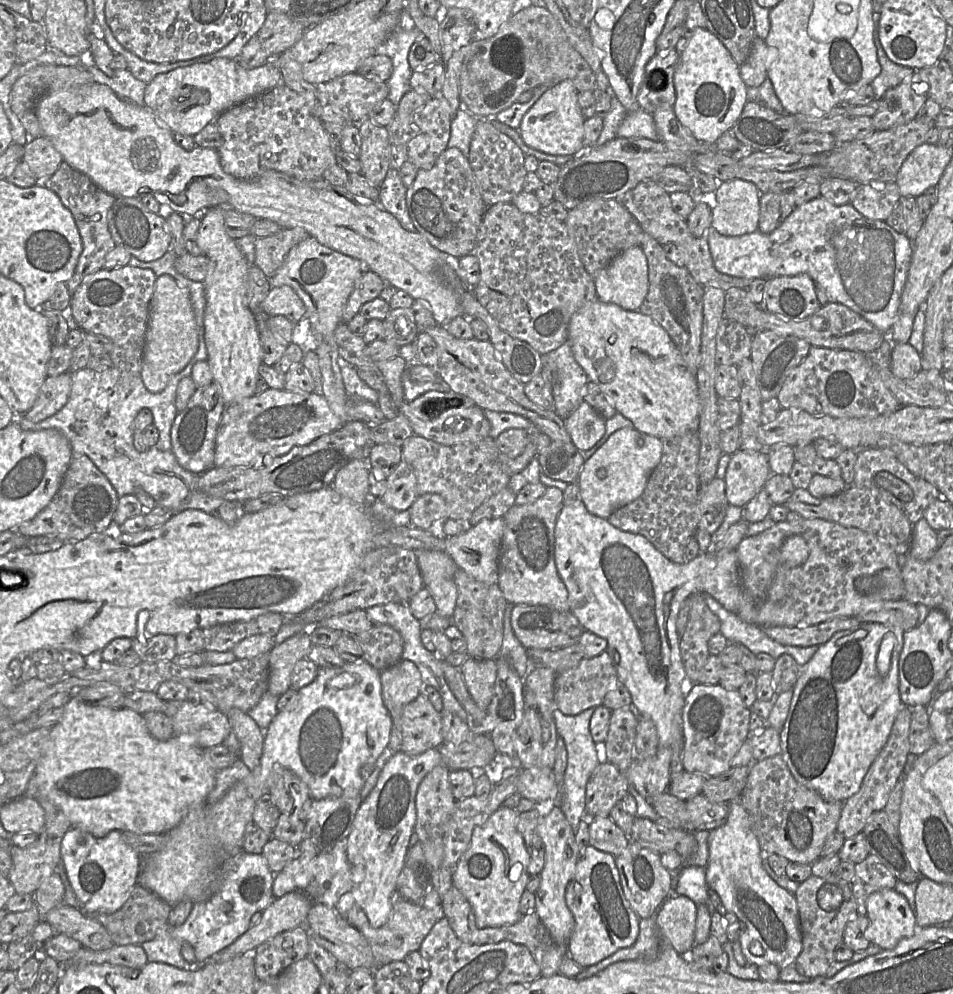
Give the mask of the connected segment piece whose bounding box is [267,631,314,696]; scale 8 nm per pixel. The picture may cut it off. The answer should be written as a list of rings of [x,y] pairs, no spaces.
[[[301,631],[273,646],[268,652],[268,693],[281,696],[291,687],[291,677],[295,664],[300,659],[307,658],[313,645],[309,631]]]

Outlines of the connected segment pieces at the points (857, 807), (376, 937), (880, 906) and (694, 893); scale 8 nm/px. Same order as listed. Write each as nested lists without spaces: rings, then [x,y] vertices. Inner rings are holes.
[[[904,704],[896,716],[885,746],[870,766],[860,789],[843,803],[836,831],[843,835],[845,839],[852,838],[862,832],[869,819],[876,812],[885,808],[891,791],[899,779],[903,778],[904,767],[910,754],[908,736],[911,718],[911,707]]]
[[[397,892],[393,895],[391,918],[380,928],[373,928],[370,925],[365,912],[352,900],[351,893],[343,895],[335,907],[340,915],[367,939],[378,965],[404,961],[410,952],[418,951],[435,923],[444,916],[443,911],[428,910],[421,903],[403,899]]]
[[[882,889],[866,900],[868,926],[865,937],[882,950],[894,949],[903,938],[918,930],[915,914],[907,899],[895,889]]]
[[[683,865],[678,871],[678,880],[674,893],[691,899],[696,905],[706,904],[710,914],[714,913],[709,901],[709,888],[706,883],[704,867]]]

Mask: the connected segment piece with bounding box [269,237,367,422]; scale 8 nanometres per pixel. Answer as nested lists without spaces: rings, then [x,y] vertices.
[[[309,237],[290,251],[282,267],[269,279],[271,288],[284,285],[293,288],[305,304],[313,342],[306,342],[304,351],[315,351],[317,354],[322,375],[320,394],[325,397],[333,413],[344,422],[346,422],[348,395],[344,388],[341,367],[345,361],[339,355],[334,333],[338,324],[342,322],[343,313],[355,283],[366,270],[367,268],[360,260],[330,249],[315,238]]]

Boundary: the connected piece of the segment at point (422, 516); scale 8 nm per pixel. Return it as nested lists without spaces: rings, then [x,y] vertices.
[[[424,494],[417,497],[410,507],[411,526],[427,530],[436,521],[448,519],[448,506],[439,494]]]

